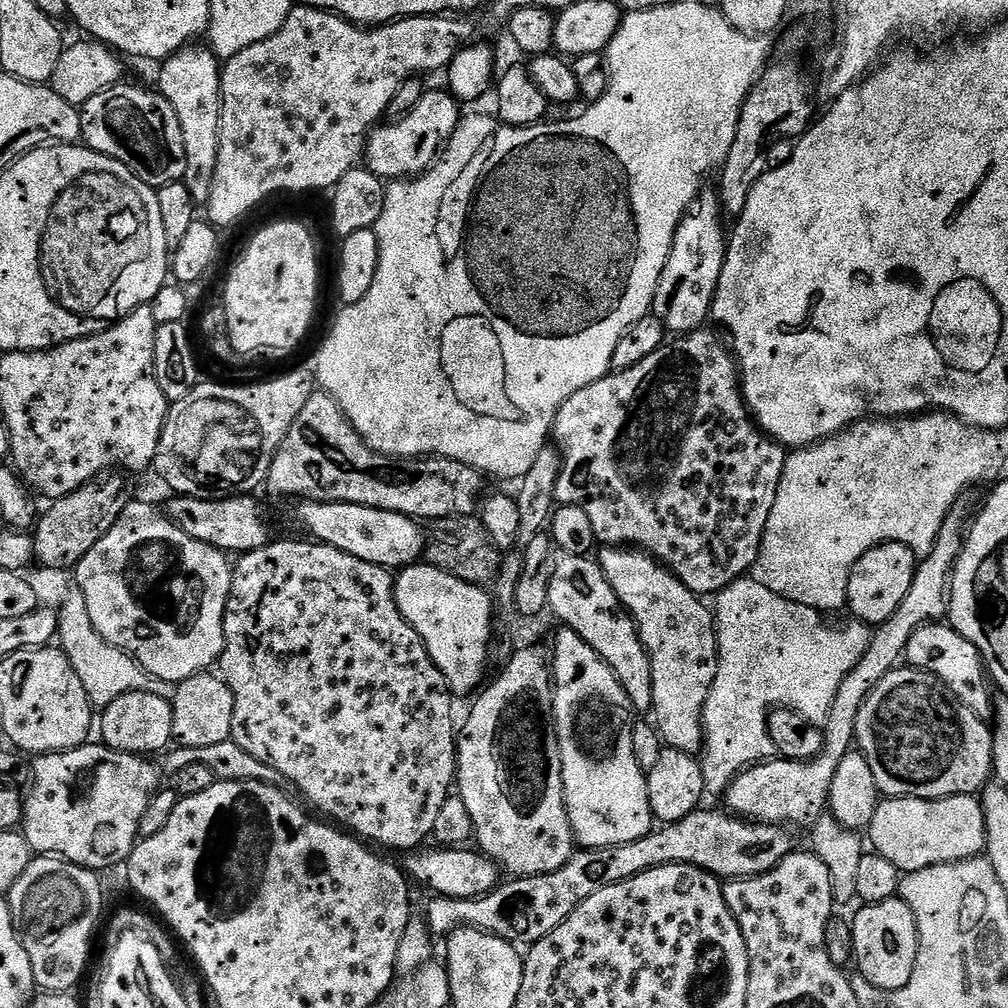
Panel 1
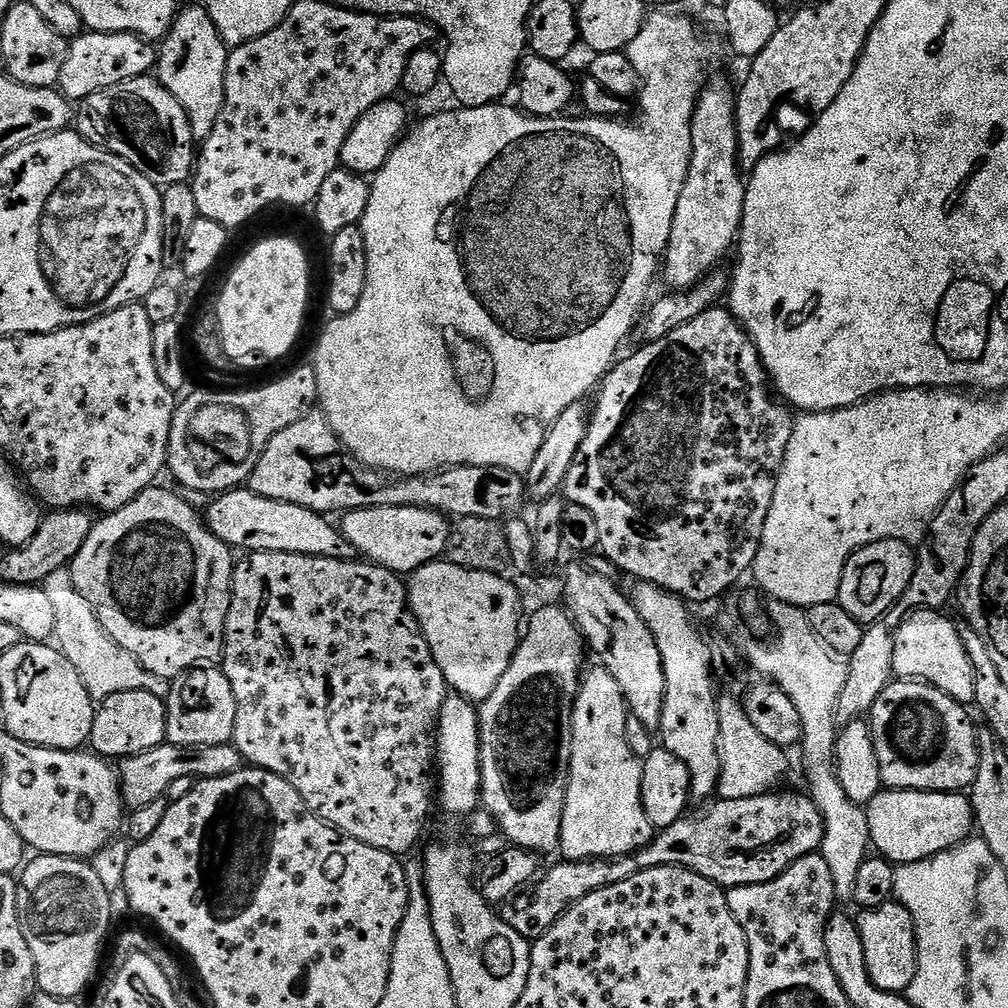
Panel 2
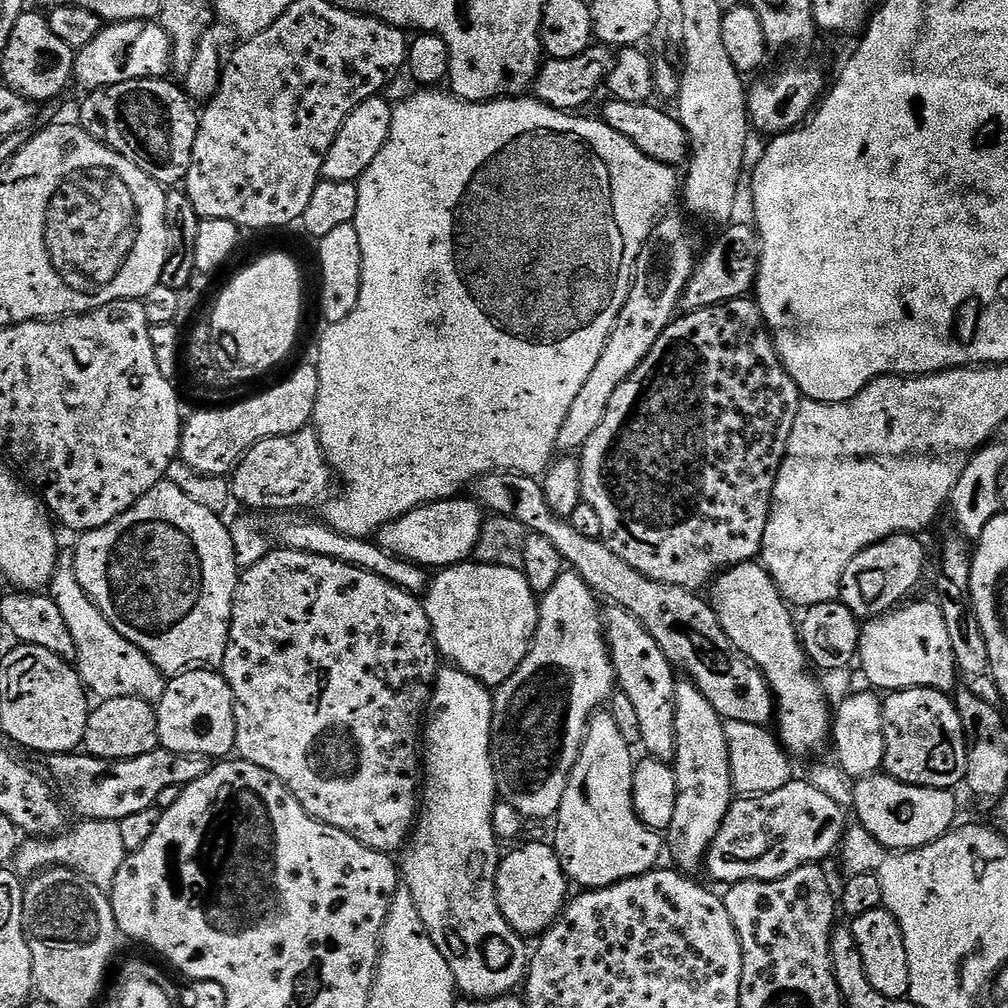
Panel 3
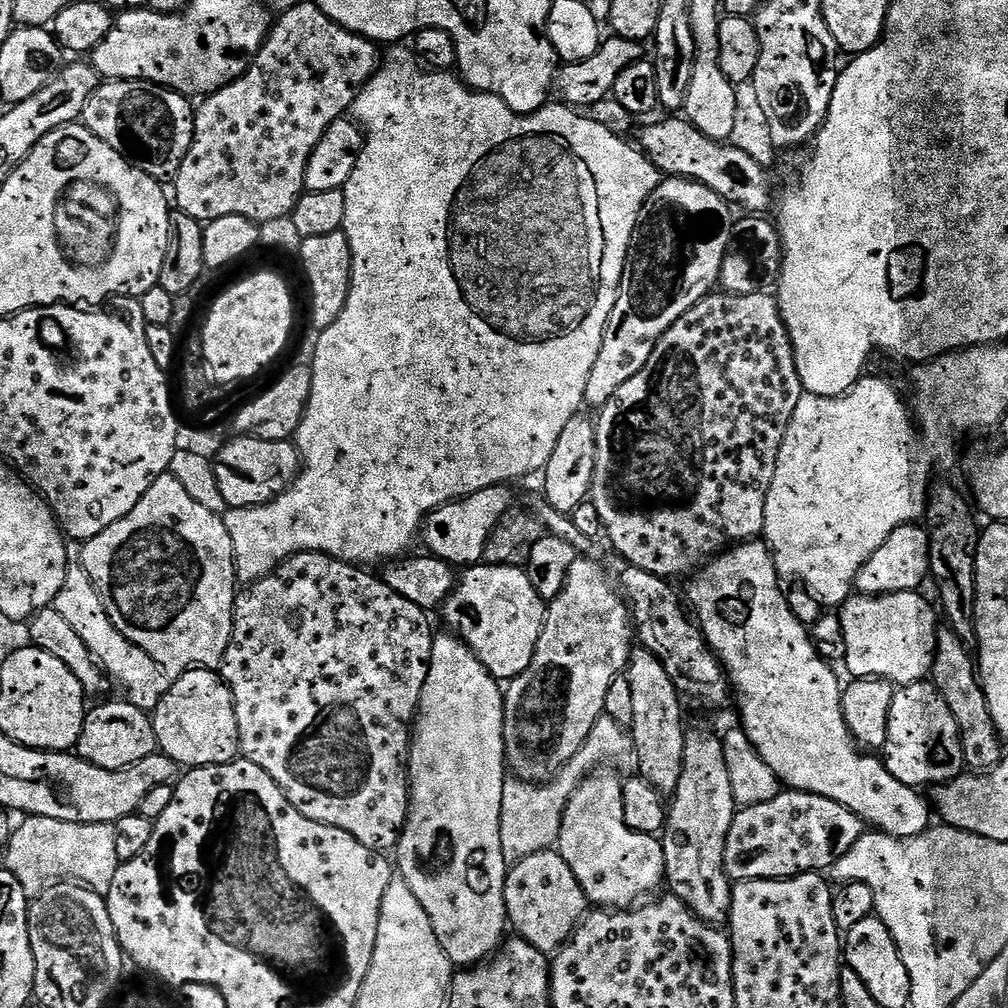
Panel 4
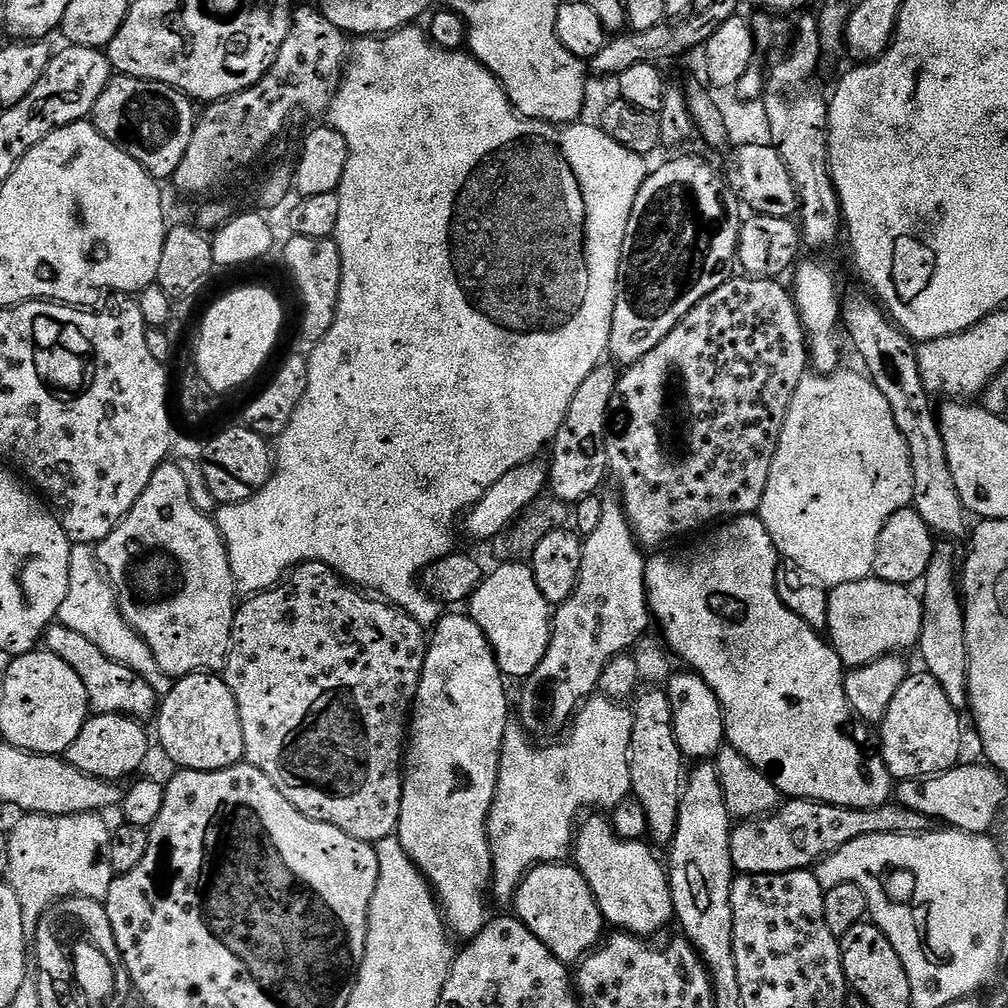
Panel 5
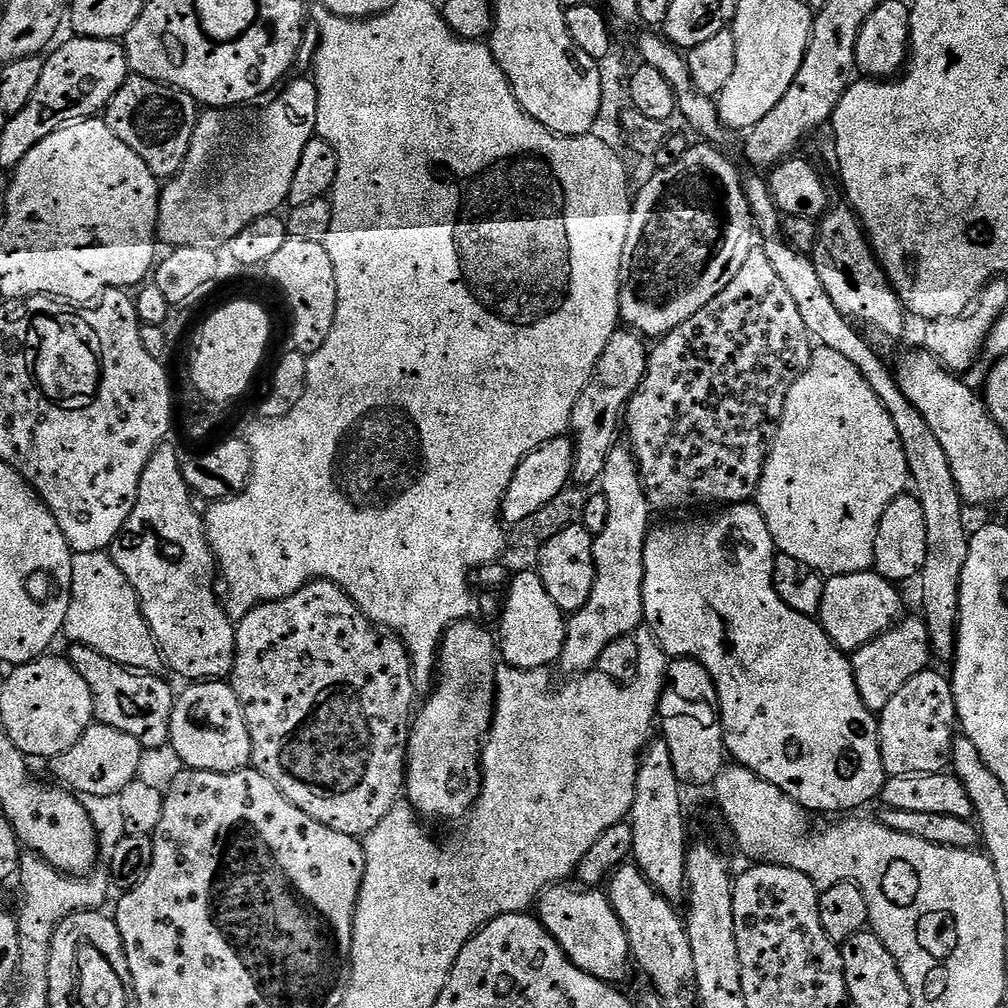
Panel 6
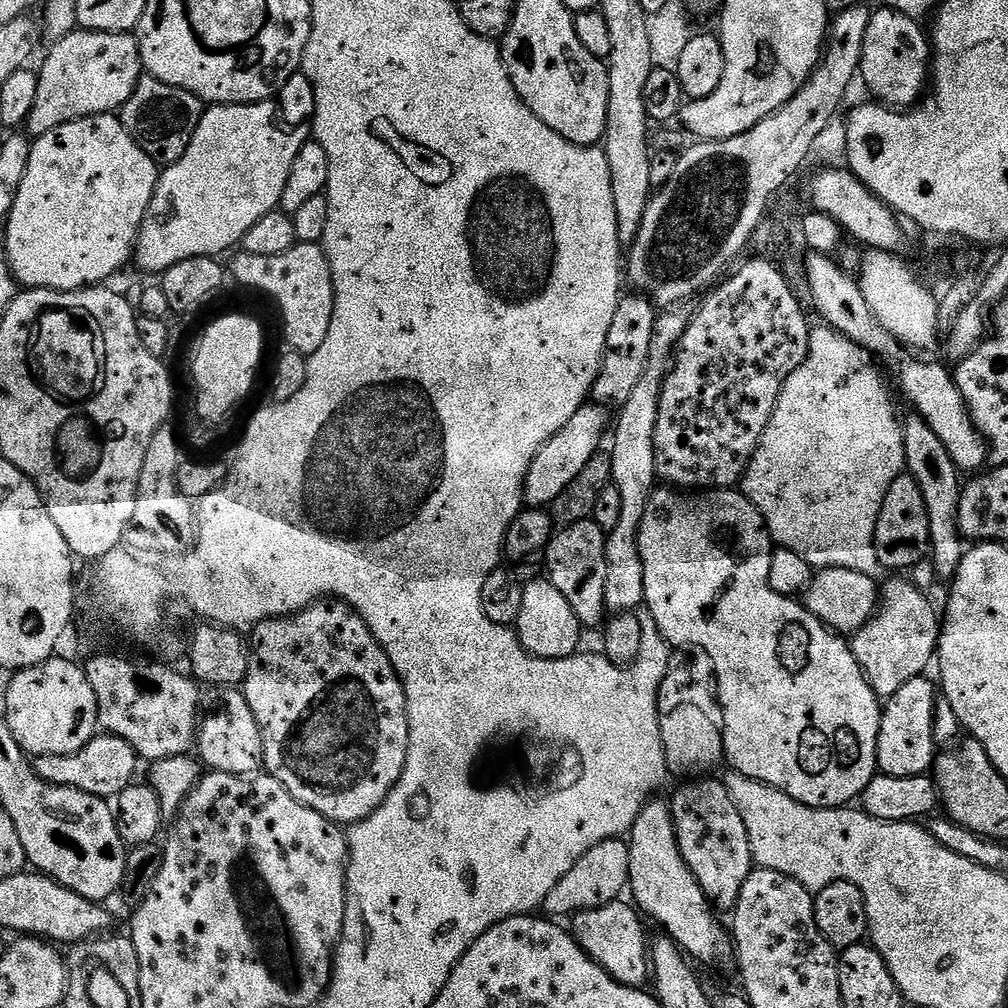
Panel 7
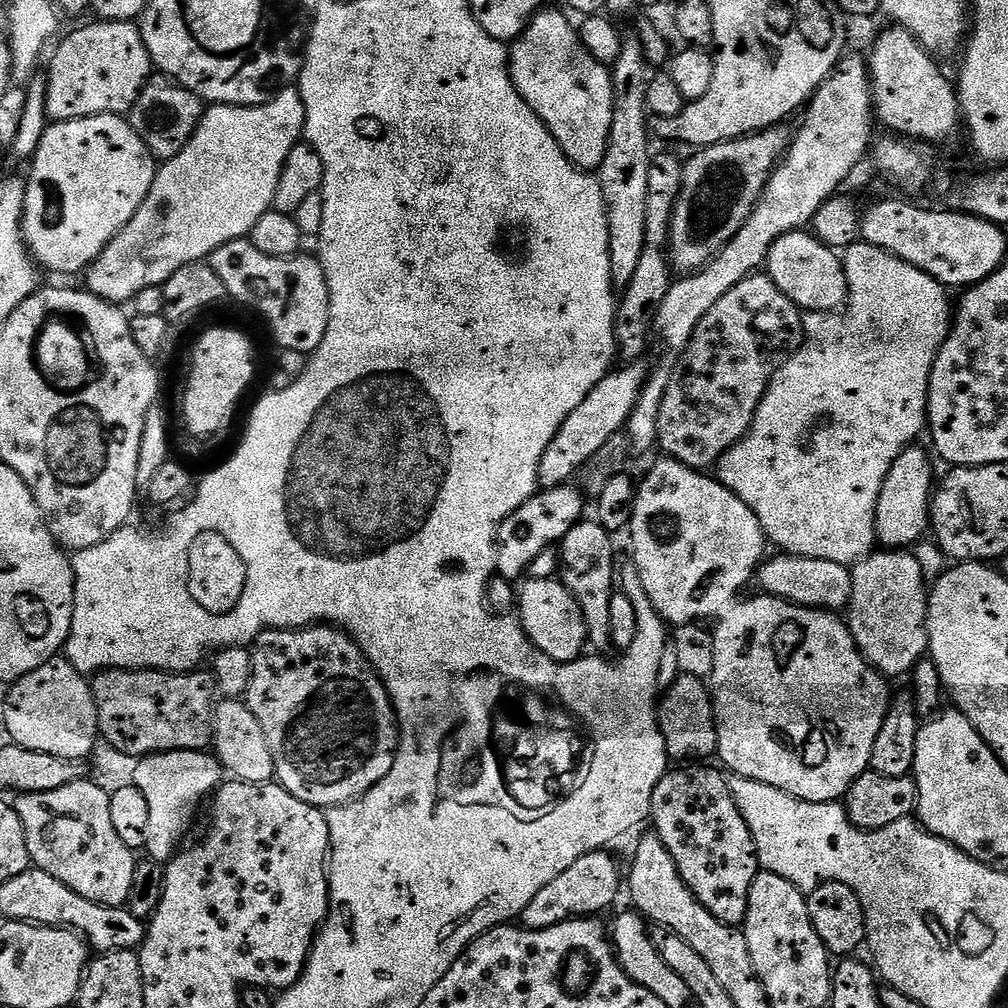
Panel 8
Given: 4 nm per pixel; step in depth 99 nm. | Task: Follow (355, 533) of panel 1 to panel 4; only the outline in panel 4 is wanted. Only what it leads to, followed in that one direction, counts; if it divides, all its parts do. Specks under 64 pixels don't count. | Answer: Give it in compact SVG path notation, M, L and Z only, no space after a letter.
M495 484L434 509L422 525L422 540L424 536L424 544L428 547L425 549L453 566L475 566L481 563L488 536L513 507L510 489L508 484Z

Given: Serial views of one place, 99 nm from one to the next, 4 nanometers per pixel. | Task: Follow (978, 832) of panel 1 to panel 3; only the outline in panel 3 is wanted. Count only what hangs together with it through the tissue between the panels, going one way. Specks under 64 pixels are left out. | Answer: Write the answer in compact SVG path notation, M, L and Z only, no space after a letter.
M877 774L855 781L851 807L856 808L859 827L865 828L881 846L907 850L926 846L952 831L957 823L952 795L946 788L919 788L917 784L904 784L890 775Z

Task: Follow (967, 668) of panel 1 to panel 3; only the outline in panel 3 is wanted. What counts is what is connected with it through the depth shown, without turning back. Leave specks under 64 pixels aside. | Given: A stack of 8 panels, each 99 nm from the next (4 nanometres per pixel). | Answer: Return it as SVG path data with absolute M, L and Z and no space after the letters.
M931 599L920 600L917 604L905 603L903 606L897 606L891 612L885 612L882 616L874 616L867 621L860 629L860 649L858 653L858 665L864 671L864 676L869 680L871 687L876 690L881 690L885 693L900 692L903 688L939 688L941 692L948 694L957 687L958 673L956 670L956 659L954 658L954 650L950 650L950 634L946 631L946 621L942 618L942 610Z

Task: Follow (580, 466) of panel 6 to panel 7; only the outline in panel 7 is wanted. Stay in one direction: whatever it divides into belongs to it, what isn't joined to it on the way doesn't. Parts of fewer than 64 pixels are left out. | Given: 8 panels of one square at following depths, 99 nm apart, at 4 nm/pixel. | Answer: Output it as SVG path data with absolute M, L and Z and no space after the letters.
M621 295L618 310L614 310L614 322L610 322L610 334L606 334L604 357L591 394L591 399L601 406L624 404L630 398L630 390L638 386L642 370L646 370L646 358L650 358L650 338L654 338L658 309L647 296L631 295Z

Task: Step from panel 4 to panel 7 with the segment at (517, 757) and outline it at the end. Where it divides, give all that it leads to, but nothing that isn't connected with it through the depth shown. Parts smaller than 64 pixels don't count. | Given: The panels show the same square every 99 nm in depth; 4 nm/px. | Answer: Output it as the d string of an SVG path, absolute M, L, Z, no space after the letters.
M677 306L657 315L654 338L650 338L650 358L646 358L646 370L642 370L638 386L630 390L630 398L619 405L620 421L616 424L616 433L613 436L611 433L610 436L612 484L622 494L622 518L618 521L618 526L614 526L614 530L606 536L606 609L613 613L631 612L644 604L644 567L638 534L642 514L658 484L654 458L654 426L658 422L658 406L664 383L690 319L690 312L686 309L687 307Z

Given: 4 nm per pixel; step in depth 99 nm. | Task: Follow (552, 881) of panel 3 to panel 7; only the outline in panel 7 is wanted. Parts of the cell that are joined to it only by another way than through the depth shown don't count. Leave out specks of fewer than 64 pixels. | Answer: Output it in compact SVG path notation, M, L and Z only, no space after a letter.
M619 899L601 908L575 913L570 931L580 943L580 949L595 964L602 966L608 976L626 986L638 988L650 980L650 936L644 933L645 921L641 913L631 903L624 903Z

